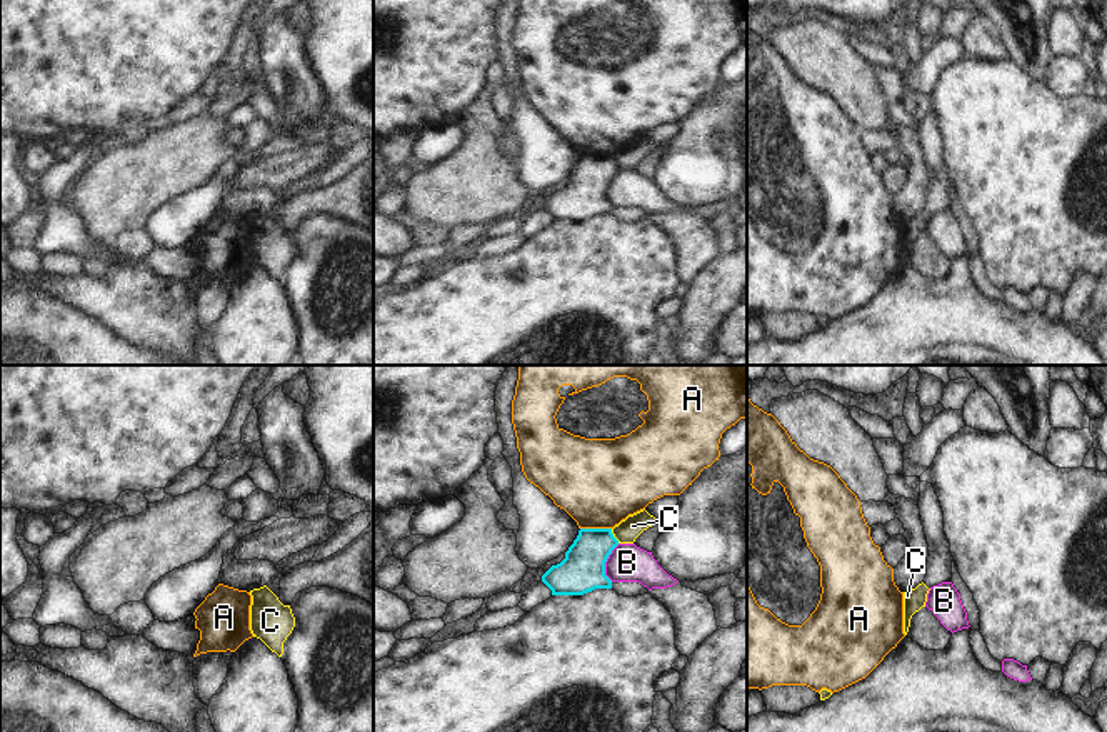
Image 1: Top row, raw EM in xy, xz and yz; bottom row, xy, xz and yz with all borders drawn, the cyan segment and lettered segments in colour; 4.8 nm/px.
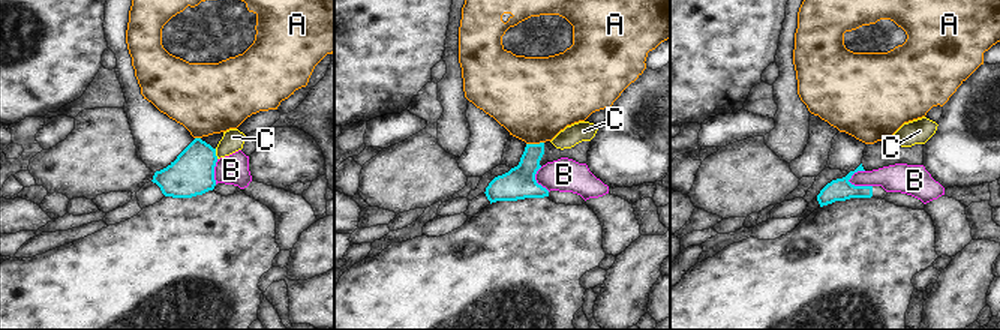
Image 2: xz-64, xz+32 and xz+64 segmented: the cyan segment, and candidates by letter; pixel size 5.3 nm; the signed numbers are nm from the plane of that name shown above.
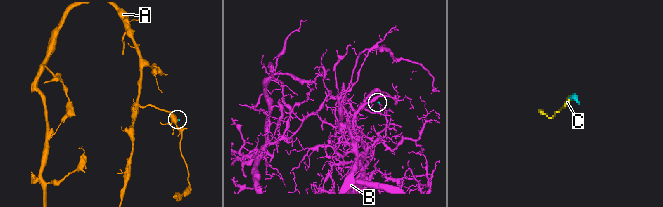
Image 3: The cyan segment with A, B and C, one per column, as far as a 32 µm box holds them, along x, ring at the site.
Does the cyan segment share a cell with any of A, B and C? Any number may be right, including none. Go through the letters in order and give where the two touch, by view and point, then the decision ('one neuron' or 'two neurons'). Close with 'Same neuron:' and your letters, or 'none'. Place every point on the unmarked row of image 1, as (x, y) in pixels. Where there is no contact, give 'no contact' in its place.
A: xz (596, 155) | two neurons
B: xz (606, 187) | two neurons
C: xz (612, 162) | two neurons
Same neuron: none

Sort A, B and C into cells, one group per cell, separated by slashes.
A / B / C

